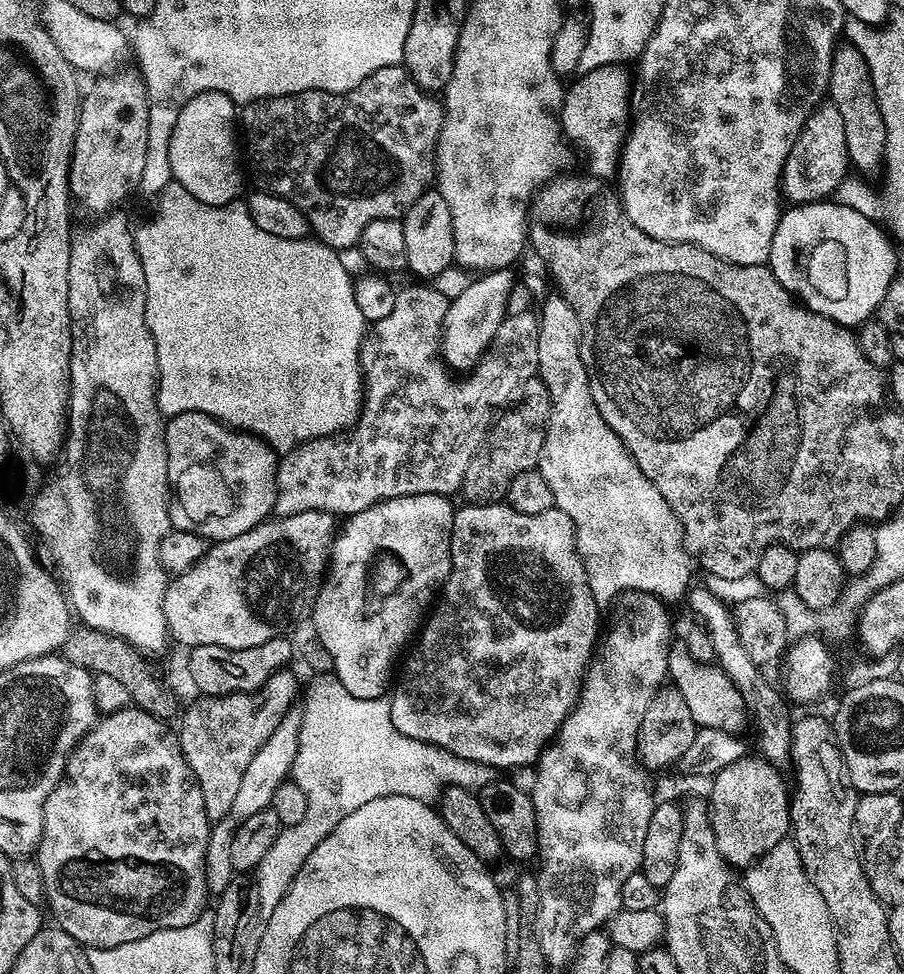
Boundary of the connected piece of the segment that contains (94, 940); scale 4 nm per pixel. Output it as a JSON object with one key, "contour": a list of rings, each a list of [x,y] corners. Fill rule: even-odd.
{"contour":[[[135,706],[101,715],[70,754],[58,786],[54,786],[50,798],[46,798],[42,814],[42,838],[34,860],[40,865],[47,907],[50,906],[56,911],[55,923],[64,928],[66,934],[70,934],[85,949],[113,948],[126,942],[138,942],[138,938],[146,938],[158,930],[190,926],[190,922],[197,920],[201,912],[205,911],[207,904],[204,903],[210,900],[206,886],[206,846],[210,831],[206,802],[202,802],[202,790],[182,754],[179,735],[173,729],[171,732],[168,727],[165,721],[152,717],[146,710]]]}

